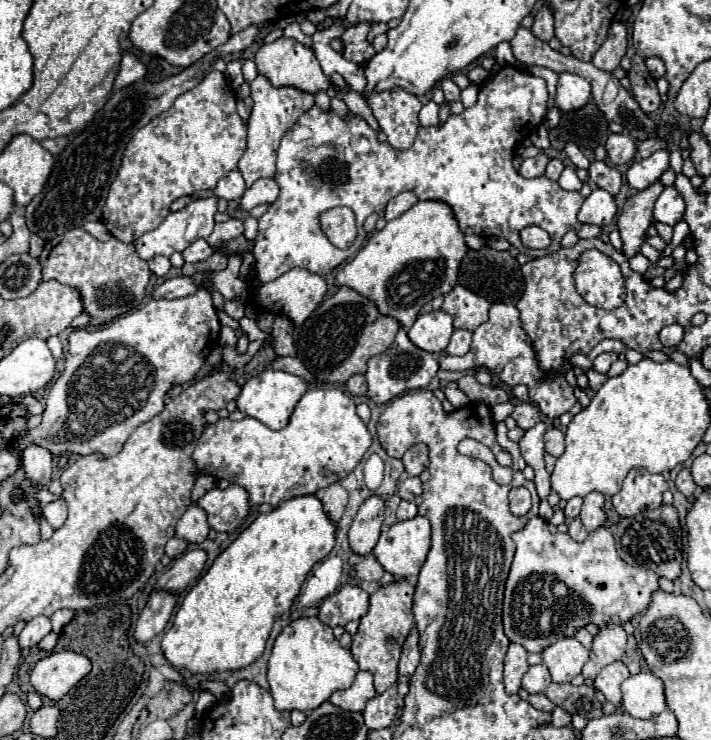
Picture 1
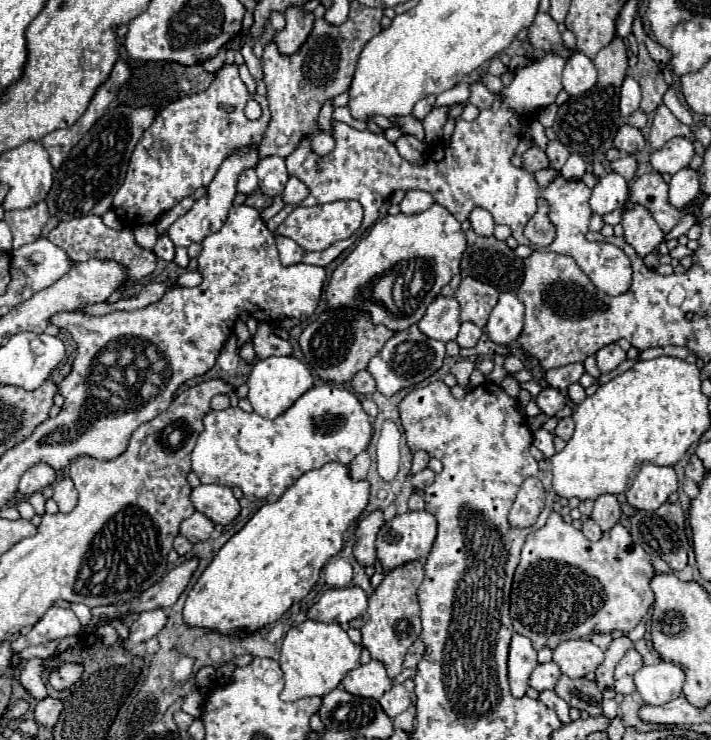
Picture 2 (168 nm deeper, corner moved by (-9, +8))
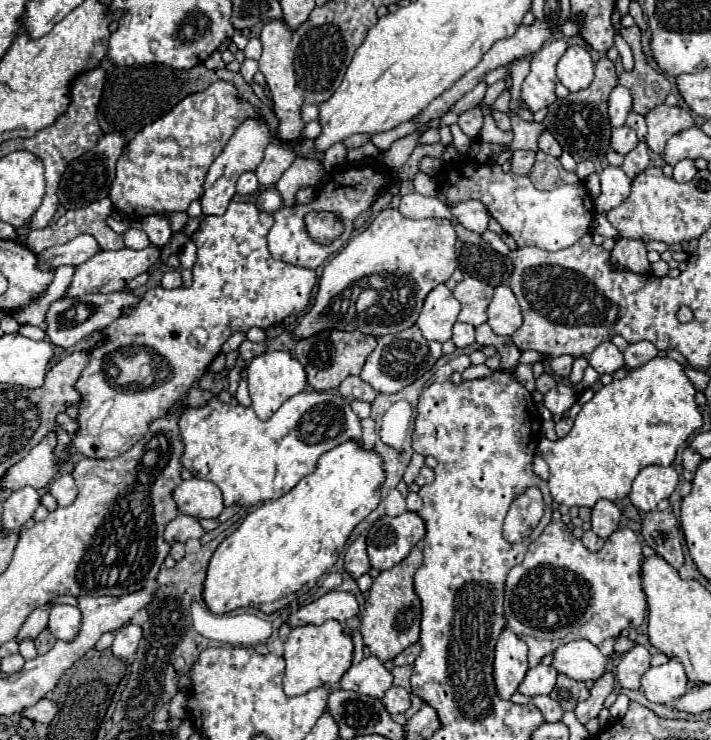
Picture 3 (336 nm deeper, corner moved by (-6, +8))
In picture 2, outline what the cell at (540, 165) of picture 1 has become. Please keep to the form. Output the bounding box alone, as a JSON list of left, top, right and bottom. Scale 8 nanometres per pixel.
[522,146,548,172]

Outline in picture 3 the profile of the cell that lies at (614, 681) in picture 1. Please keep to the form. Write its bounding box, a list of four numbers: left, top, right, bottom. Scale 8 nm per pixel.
[615,644,651,690]

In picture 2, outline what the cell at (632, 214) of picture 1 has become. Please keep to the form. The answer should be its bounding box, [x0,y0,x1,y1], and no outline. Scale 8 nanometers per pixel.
[622,204,664,258]

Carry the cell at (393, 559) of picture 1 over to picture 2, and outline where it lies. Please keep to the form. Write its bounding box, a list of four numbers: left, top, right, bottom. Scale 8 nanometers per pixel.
[376,510,436,570]

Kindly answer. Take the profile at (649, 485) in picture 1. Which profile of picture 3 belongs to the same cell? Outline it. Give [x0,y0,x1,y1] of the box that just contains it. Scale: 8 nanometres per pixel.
[629,466,677,512]

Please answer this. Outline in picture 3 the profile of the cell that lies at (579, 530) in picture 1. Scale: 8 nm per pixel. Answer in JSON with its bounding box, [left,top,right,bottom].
[581,530,603,552]

